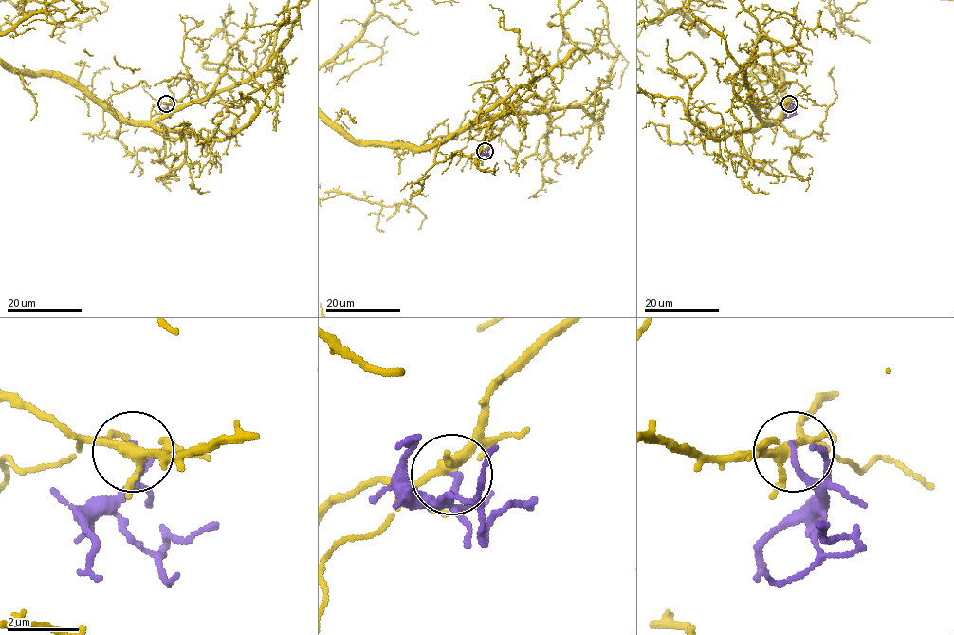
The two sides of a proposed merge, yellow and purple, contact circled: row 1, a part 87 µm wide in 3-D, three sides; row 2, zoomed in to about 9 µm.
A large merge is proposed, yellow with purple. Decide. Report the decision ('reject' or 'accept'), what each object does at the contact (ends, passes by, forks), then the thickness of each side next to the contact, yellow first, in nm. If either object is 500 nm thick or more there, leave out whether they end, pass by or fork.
reject; yellow forks; purple ends; calibres 240 and 190 nm

